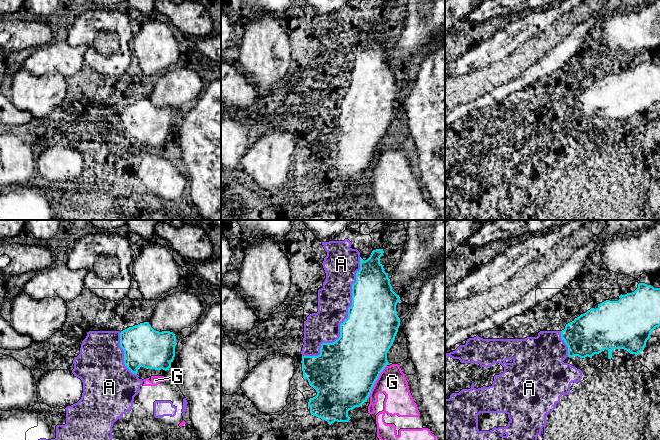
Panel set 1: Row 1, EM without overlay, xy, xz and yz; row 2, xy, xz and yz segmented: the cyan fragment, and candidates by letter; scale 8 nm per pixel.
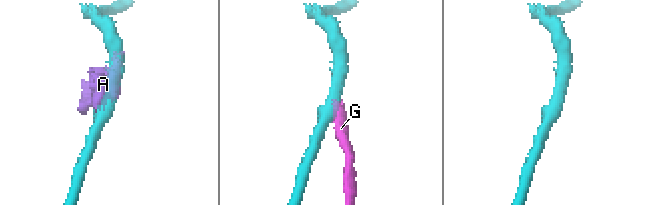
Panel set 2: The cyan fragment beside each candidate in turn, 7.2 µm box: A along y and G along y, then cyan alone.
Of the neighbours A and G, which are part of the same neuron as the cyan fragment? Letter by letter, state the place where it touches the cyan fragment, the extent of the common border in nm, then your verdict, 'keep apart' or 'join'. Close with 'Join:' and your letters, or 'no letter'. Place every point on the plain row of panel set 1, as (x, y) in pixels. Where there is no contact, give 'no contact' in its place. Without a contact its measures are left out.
A: xz (345, 95) | 950 nm | keep apart
G: xz (375, 157) | 300 nm | keep apart
Join: no letter

